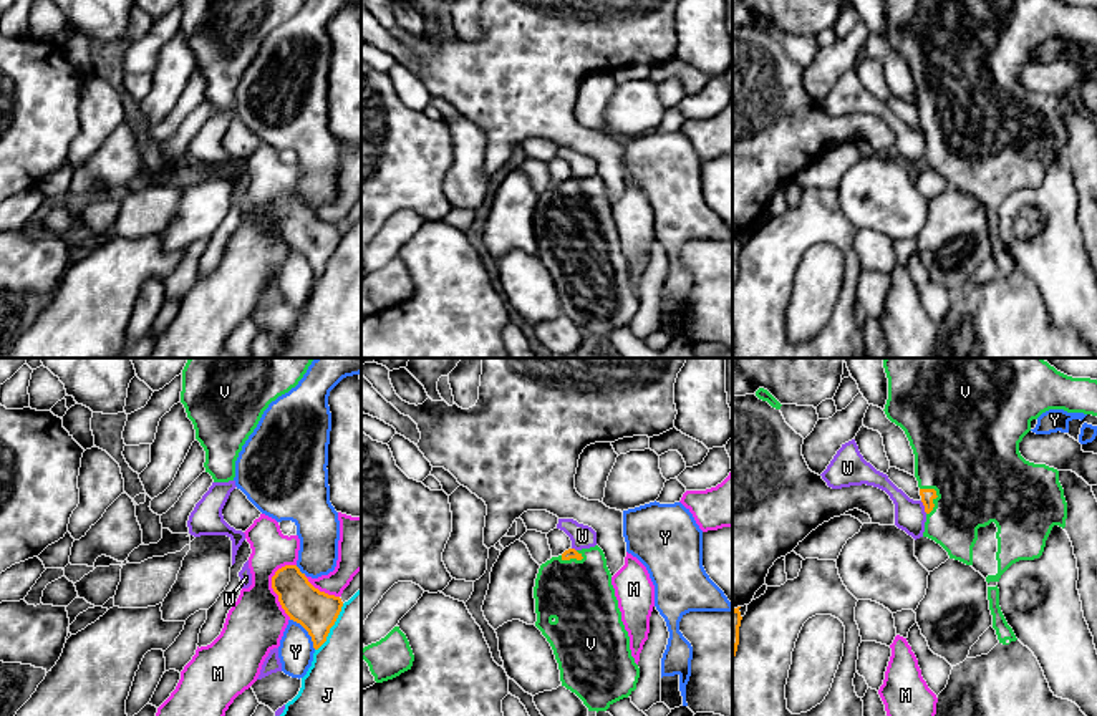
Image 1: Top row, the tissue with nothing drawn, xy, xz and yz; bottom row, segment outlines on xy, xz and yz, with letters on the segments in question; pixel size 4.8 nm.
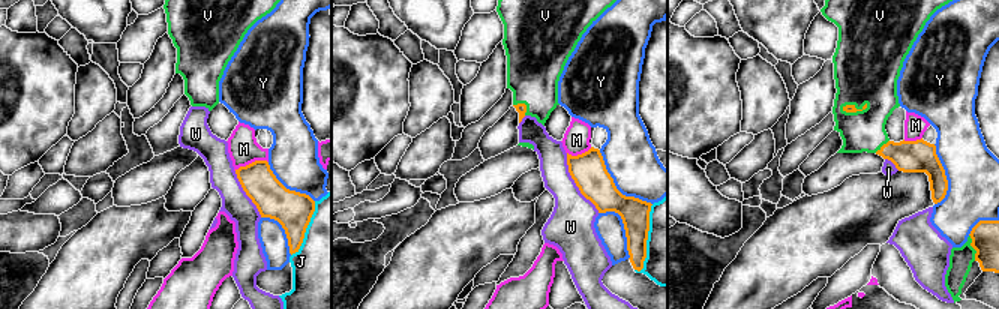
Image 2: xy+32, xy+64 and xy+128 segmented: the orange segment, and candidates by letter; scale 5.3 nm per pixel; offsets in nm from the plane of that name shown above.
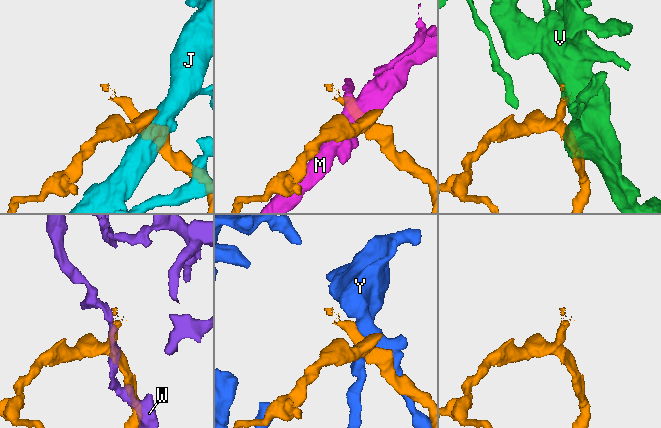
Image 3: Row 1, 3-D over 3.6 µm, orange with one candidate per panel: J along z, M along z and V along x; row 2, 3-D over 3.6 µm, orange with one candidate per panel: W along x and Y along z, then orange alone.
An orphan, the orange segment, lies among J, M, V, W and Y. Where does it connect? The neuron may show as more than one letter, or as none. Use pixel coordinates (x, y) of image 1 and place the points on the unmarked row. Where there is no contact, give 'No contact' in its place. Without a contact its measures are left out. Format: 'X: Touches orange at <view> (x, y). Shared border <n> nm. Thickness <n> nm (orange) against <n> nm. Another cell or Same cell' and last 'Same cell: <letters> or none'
J: Touches orange at xy (332, 254). Shared border 280 nm. Thickness 200 nm (orange) against 440 nm. Another cell
M: Touches orange at xy (274, 219). Shared border 280 nm. Thickness 200 nm (orange) against 280 nm. Another cell
V: Touches orange at yz (937, 125). Shared border 140 nm. Thickness 60 nm (orange) against 480 nm. Same cell
W: Touches orange at yz (925, 136). Shared border 70 nm. Thickness 60 nm (orange) against 150 nm. Another cell
Y: Touches orange at xy (307, 259). Shared border 200 nm. Thickness 200 nm (orange) against 170 nm. Another cell
Same cell: V

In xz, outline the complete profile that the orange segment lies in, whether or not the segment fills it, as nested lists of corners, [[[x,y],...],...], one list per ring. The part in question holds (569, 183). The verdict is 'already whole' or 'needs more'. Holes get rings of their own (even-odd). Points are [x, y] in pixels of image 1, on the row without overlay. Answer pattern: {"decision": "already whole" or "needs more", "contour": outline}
{"decision": "needs more", "contour": [[[568,177],[540,194],[535,215],[535,255],[550,272],[560,298],[562,315],[575,322],[588,340],[606,340],[628,327],[640,307],[640,297],[630,278],[630,265],[611,214],[603,179]]]}

